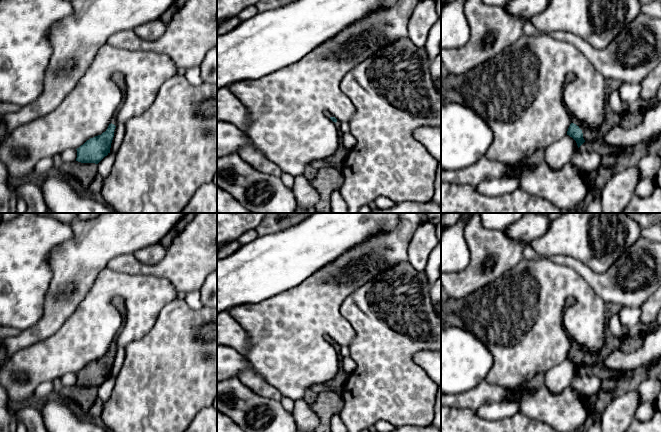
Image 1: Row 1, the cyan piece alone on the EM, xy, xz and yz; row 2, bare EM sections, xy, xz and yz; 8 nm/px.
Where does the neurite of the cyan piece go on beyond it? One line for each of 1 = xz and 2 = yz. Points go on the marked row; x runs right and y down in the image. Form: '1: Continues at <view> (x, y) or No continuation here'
1: Continues at xz (338, 123)
2: Continues at yz (588, 135)

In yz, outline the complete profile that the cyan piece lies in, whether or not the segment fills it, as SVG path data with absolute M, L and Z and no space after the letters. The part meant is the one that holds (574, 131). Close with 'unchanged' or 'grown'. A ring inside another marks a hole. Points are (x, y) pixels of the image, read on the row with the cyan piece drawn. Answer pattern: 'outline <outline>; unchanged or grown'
outline M573 119L571 121L567 135L576 141L578 148L585 141L593 141L602 138L599 132L593 132L589 130L588 128L582 126L576 119Z; grown

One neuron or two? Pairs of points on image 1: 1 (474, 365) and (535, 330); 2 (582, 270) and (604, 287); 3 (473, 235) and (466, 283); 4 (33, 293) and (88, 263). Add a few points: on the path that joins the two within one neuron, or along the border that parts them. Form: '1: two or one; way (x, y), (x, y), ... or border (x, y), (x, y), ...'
1: two; border (476, 337), (492, 356), (492, 367), (485, 378)
2: one; way (587, 274), (599, 282)
3: one; way (477, 247), (477, 271)
4: two; border (49, 261), (51, 280), (42, 306)

